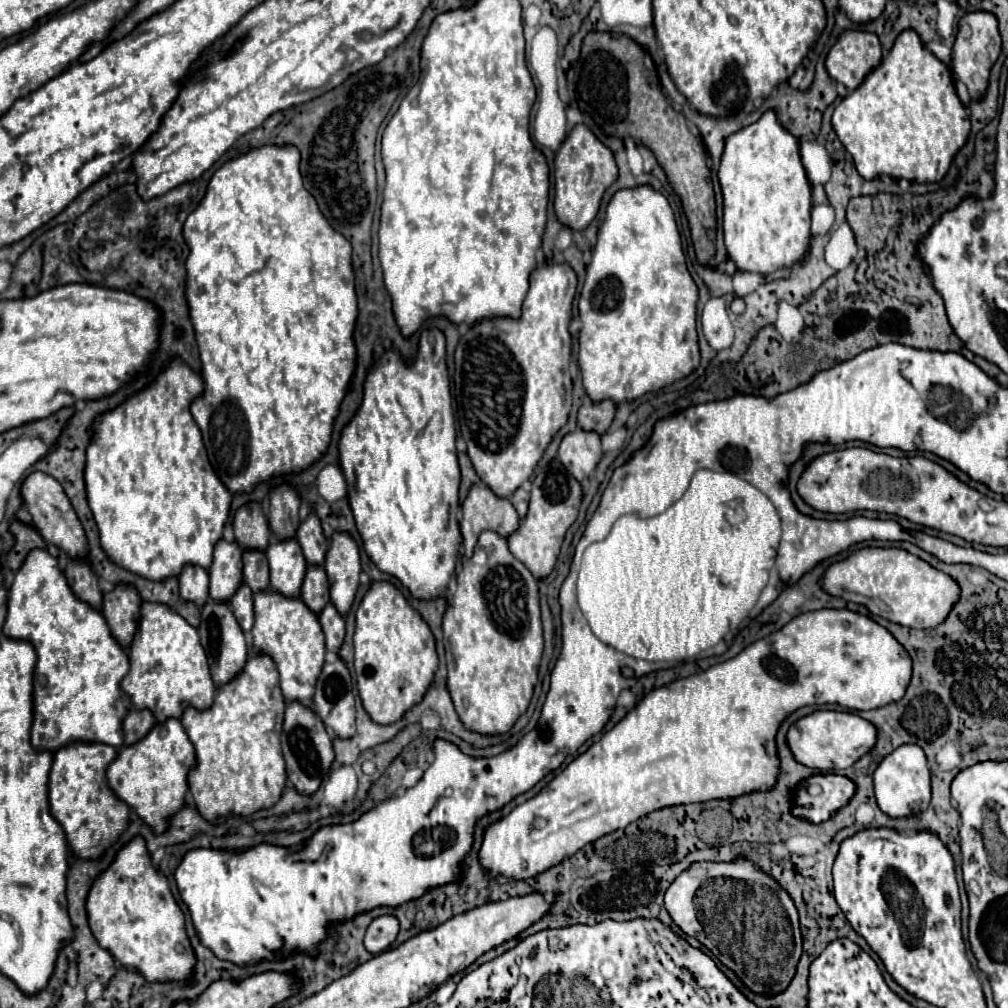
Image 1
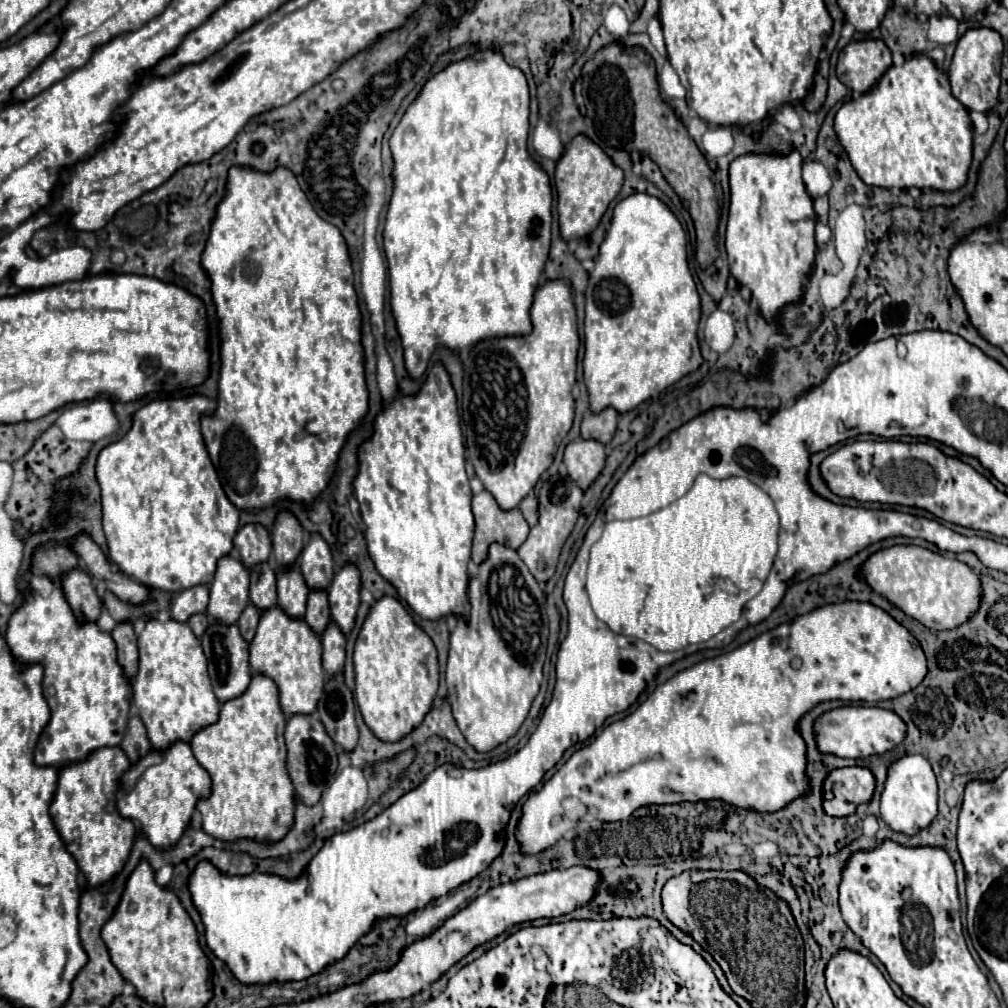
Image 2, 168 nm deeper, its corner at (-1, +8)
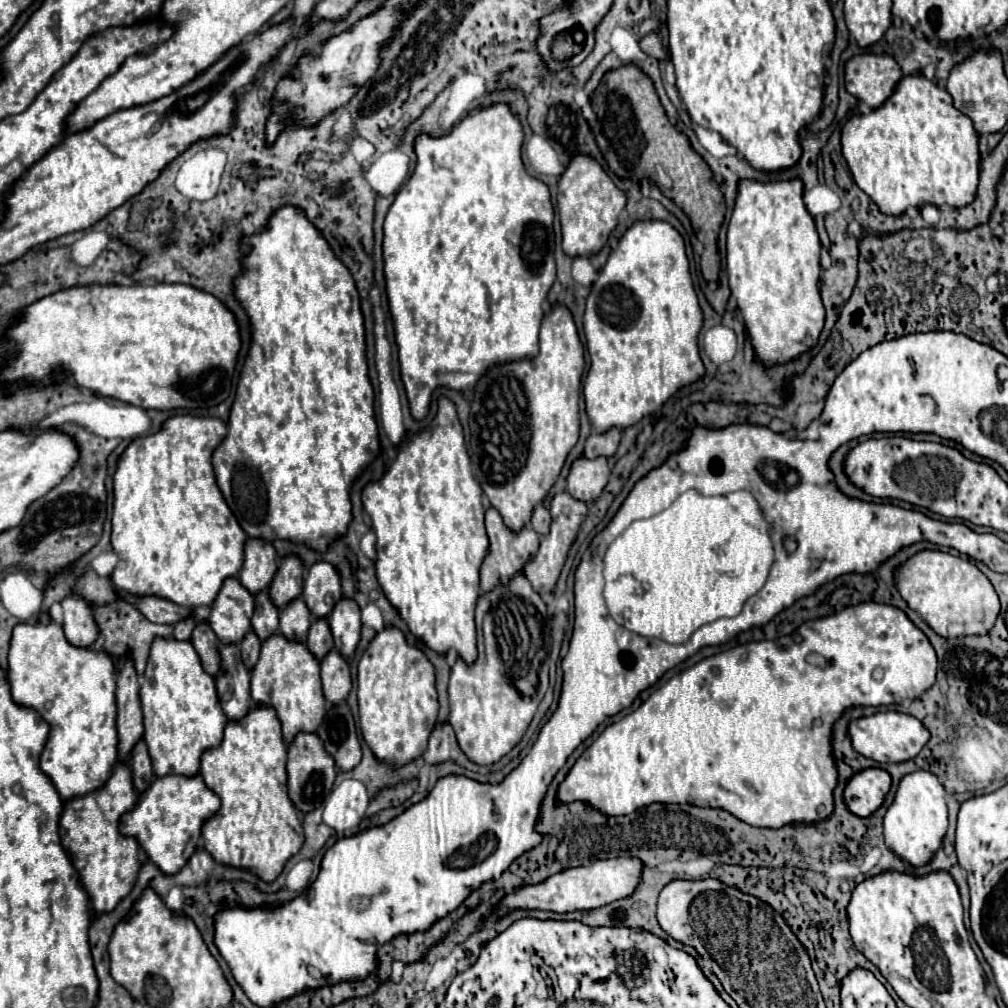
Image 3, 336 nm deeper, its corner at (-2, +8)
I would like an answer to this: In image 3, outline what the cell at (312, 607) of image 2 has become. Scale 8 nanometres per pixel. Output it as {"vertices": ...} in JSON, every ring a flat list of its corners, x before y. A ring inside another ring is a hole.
{"vertices":[[315,619,311,623,307,641,305,641,307,649,321,661,331,649,333,649,333,637,331,637,331,629,327,625,325,619]]}

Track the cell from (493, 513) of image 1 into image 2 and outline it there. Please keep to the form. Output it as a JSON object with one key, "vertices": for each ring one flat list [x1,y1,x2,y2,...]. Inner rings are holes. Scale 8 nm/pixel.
{"vertices":[[482,491,472,497,472,513,476,521,472,561,476,565,484,561,488,543,498,541,504,543,506,547,518,549,520,543,524,543,524,539,528,537,530,525,522,517,520,509,516,507,504,511,488,491]]}

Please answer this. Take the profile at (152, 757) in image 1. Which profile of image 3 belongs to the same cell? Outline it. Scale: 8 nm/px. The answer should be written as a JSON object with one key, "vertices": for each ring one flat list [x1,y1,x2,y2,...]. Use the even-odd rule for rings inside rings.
{"vertices":[[167,775,151,783,151,787,139,795,139,801,133,811,121,817,119,831,125,837,139,841,143,851,149,855,149,861,159,867,163,875,173,875,185,867,189,857,195,853,203,823,219,811,221,801,213,791,201,783,201,777,183,777]]}

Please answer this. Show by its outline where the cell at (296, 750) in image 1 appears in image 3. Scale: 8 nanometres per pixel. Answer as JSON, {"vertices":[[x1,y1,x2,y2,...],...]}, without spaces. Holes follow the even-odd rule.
{"vertices":[[299,733,295,741,287,747,289,751,289,761,287,761,287,773,289,773,289,797,293,805,301,813,309,813,317,807,323,805,327,795,331,793,337,769,331,759,331,755,321,747,321,739,313,733]]}

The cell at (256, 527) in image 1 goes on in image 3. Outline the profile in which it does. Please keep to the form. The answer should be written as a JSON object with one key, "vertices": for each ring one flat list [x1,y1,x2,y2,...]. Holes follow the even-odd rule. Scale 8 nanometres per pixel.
{"vertices":[[247,539,247,545,245,545,245,561,243,561,243,569,239,573,239,583,253,595,265,591,275,573,277,573,277,553,275,553,275,547,271,543,261,543,261,539]]}

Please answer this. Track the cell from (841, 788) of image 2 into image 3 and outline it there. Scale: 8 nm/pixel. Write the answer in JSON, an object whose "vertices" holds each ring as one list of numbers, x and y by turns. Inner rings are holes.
{"vertices":[[865,769,853,775,849,785,845,787,845,803,851,813,859,817,869,817,883,805,889,789,891,775,885,769]]}

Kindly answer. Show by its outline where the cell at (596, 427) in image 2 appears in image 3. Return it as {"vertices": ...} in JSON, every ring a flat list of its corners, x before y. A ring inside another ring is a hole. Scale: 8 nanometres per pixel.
{"vertices":[[609,429,607,433,591,433,591,437,585,441,585,457,597,459,597,457,613,457,621,441,619,429]]}

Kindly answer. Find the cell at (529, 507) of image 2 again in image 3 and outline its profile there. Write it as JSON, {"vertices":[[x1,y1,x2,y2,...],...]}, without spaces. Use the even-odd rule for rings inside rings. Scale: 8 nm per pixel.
{"vertices":[[543,505,535,507,535,513,531,517,531,527,539,533,539,535,547,535,549,533,549,525,551,525,551,515]]}

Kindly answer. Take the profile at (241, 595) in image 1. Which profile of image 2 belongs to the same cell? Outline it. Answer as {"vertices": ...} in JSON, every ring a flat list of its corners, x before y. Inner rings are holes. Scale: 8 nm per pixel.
{"vertices":[[248,603,246,609,242,611,240,619,238,619,240,633,244,635,246,641,252,641,252,635,254,635,254,631,256,631,256,623,258,623,258,619,260,619,260,611,258,611,252,603]]}

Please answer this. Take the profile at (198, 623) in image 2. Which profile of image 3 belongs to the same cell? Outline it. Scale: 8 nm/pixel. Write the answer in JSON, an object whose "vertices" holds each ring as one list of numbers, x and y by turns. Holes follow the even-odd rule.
{"vertices":[[205,623,195,625,193,635,191,635,191,643,201,659,203,669,211,675,217,677,217,671,221,667,221,657,219,657,219,643,217,643,217,635,213,633,213,629]]}

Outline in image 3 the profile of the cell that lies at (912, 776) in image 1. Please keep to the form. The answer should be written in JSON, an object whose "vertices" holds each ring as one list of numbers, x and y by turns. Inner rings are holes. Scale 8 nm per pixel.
{"vertices":[[915,771,901,779,893,805,885,815,885,845,913,867,923,867,931,861,947,833,947,803,945,789,929,771]]}

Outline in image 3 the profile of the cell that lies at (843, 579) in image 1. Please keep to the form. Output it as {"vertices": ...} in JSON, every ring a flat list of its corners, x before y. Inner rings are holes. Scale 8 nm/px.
{"vertices":[[921,551,897,571,897,589,913,611,941,637,985,635,993,629,1001,611,999,597,991,581,975,563,941,551]]}

